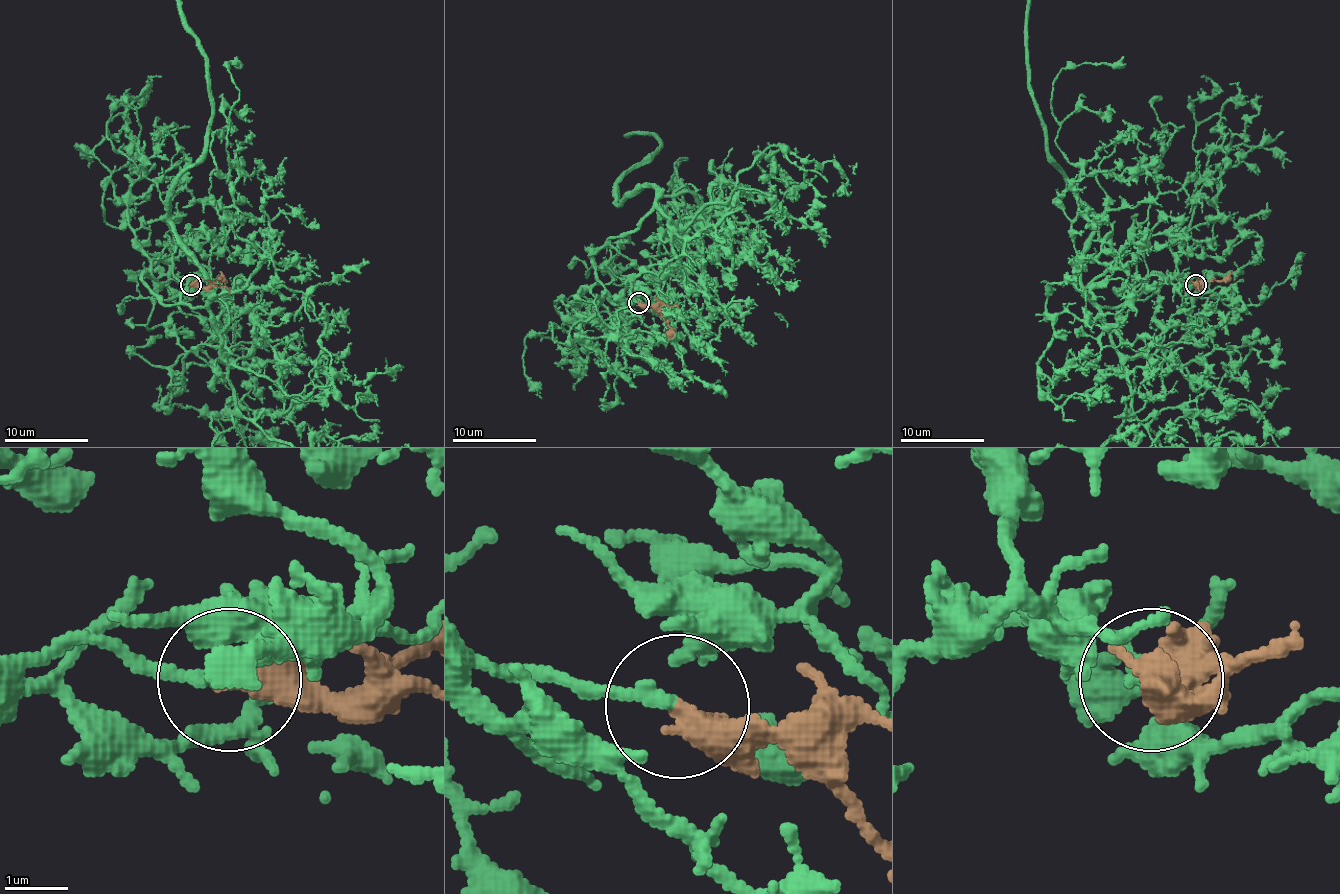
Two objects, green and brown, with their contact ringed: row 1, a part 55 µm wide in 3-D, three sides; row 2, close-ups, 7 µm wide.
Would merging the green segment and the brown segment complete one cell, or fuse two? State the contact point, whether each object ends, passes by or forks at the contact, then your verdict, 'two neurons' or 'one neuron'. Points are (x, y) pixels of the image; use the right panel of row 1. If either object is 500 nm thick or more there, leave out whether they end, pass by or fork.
at (1195, 285); one neuron

